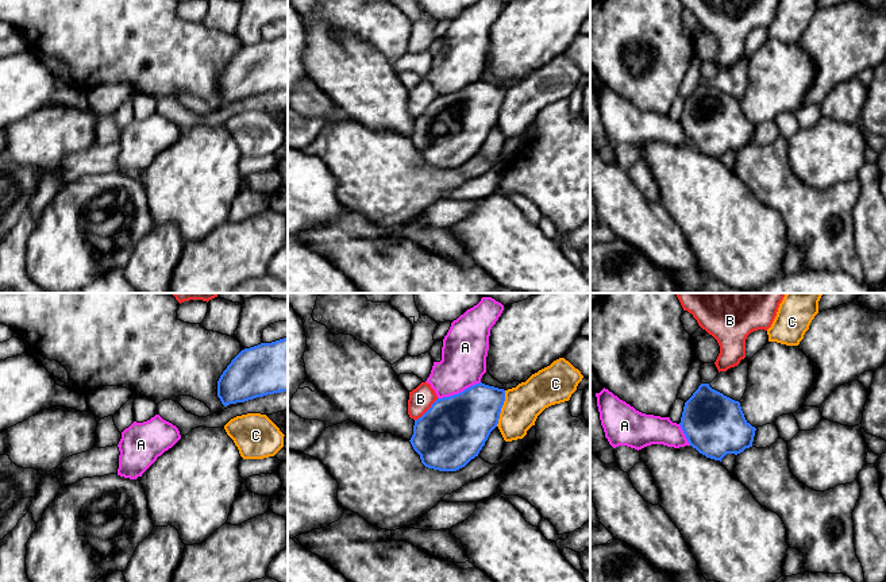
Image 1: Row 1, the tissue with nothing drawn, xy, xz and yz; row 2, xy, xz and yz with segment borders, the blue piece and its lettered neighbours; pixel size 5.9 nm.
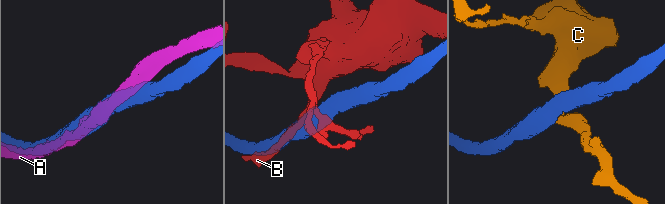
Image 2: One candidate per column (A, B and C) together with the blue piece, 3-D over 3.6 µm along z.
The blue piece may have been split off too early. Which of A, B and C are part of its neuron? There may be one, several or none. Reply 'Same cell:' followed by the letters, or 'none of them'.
Same cell: A

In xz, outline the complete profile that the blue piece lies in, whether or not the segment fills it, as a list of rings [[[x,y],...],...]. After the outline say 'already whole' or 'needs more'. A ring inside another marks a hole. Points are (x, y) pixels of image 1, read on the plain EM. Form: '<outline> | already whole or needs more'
[[[478,0],[451,20],[443,36],[442,58],[434,59],[427,81],[438,97],[415,117],[411,142],[421,161],[439,169],[457,169],[478,154],[497,124],[505,88],[481,80],[486,70],[490,27],[504,8],[501,0]]] | needs more

